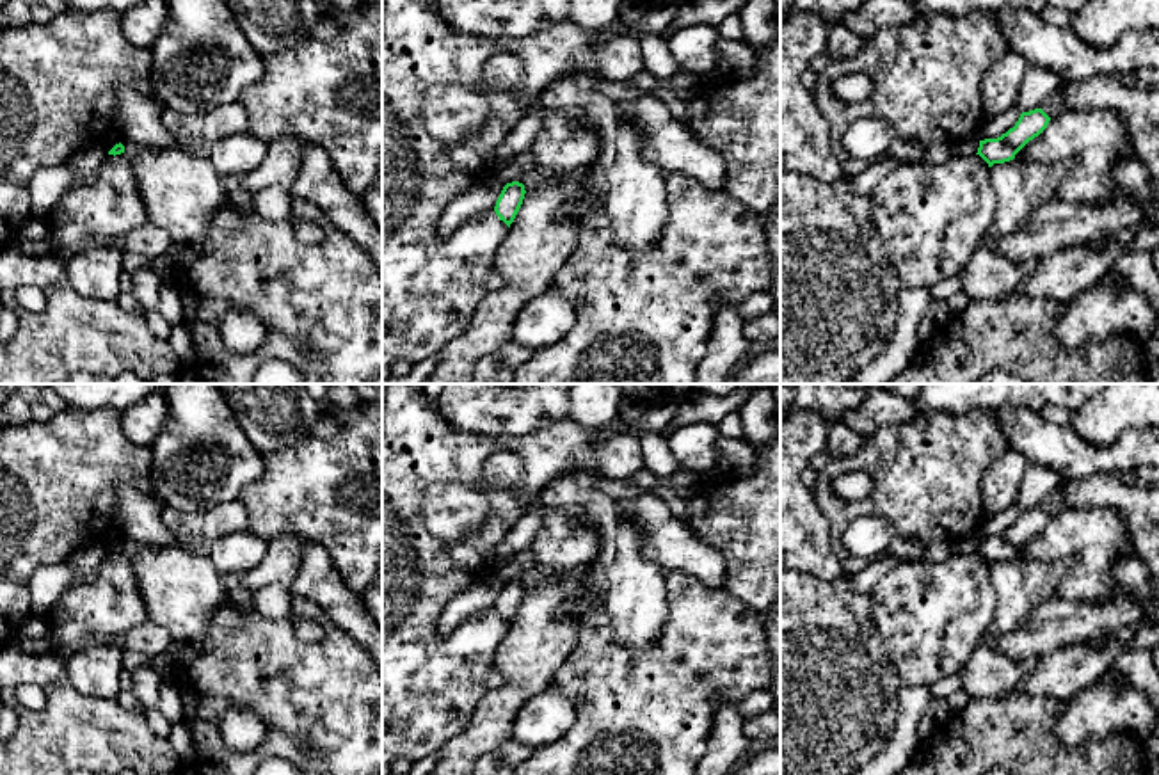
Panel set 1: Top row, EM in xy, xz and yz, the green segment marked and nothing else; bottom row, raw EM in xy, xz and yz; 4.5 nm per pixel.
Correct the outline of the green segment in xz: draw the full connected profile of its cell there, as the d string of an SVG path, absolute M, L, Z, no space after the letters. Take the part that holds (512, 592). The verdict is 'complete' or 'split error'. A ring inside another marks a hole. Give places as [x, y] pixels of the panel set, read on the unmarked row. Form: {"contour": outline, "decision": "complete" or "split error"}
{"contour": "M519 579L507 581L496 599L494 610L508 626L514 620L523 597L524 597L524 583Z", "decision": "complete"}

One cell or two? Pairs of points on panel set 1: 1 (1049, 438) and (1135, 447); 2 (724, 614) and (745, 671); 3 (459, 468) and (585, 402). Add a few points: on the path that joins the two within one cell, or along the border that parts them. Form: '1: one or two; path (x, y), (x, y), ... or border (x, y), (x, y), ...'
1: one; path (1071, 455), (1113, 455)
2: one; path (724, 628), (724, 649), (731, 656)
3: two; border (567, 418), (591, 431)

